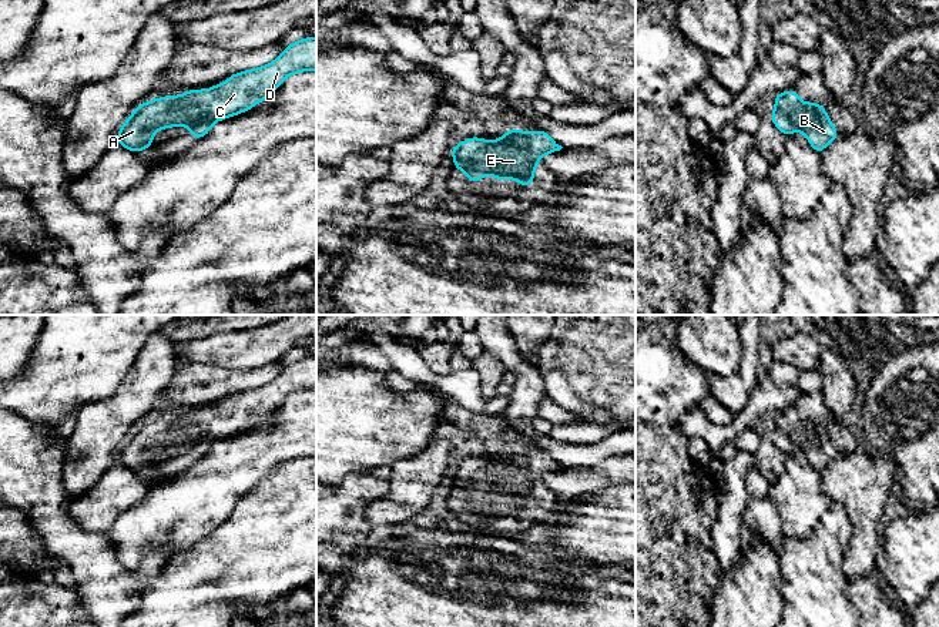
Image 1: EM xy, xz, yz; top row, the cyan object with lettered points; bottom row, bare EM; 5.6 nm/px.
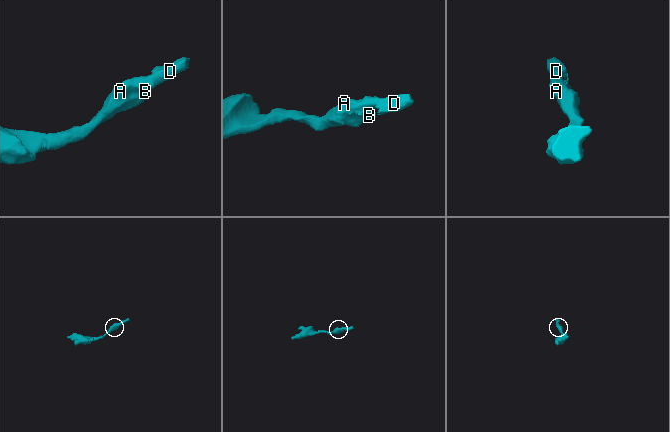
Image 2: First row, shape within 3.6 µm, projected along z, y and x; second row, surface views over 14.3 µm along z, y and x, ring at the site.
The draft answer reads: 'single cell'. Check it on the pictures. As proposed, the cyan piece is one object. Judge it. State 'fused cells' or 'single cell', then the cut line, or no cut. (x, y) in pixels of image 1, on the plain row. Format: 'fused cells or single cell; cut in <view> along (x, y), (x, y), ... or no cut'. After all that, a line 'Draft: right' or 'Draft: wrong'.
single cell; no cut
Draft: right

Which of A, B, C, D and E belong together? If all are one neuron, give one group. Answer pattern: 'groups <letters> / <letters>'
groups A B C D E

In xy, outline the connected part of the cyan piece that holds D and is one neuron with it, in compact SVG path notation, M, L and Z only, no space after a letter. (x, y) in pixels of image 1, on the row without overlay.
M316 356L302 358L284 368L272 382L228 396L224 403L215 403L209 409L190 409L177 416L164 415L138 425L117 453L117 463L138 472L152 466L152 453L161 447L187 445L190 453L199 459L208 453L215 440L241 433L259 420L271 416L272 410L291 393L316 389Z

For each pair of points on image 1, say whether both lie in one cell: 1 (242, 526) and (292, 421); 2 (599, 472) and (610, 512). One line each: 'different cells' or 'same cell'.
1: different cells
2: different cells

